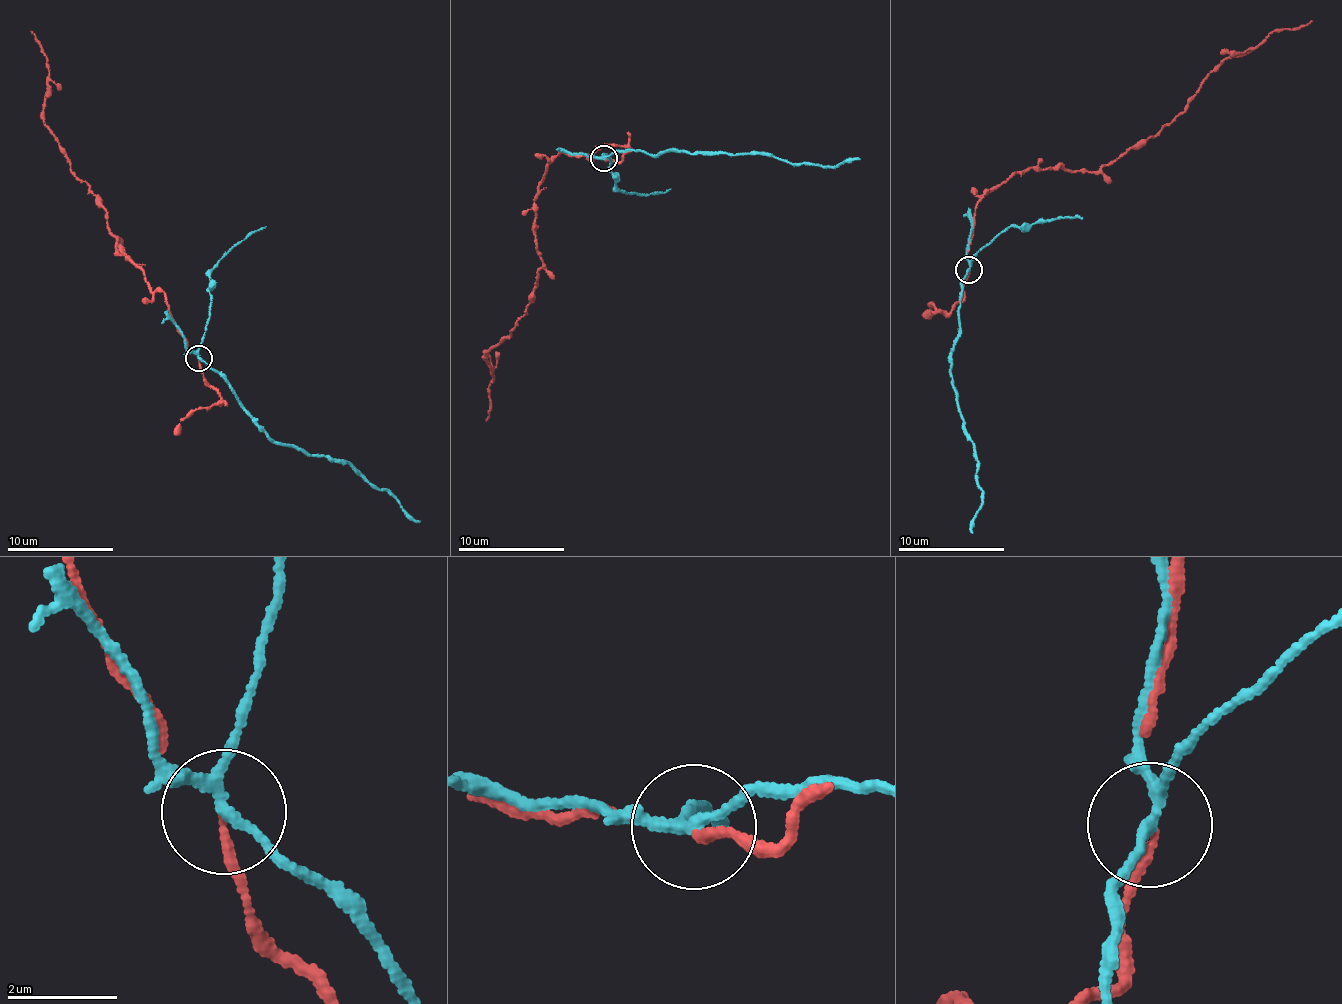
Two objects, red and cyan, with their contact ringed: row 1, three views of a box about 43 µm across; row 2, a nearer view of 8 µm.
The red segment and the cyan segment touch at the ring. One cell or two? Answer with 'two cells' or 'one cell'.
two cells

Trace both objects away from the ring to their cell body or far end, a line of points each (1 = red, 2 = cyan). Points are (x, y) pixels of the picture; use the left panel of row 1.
1: (198, 360), (166, 296), (119, 250), (105, 210), (46, 124), (49, 77), (30, 31)
2: (198, 357), (223, 378), (240, 407), (270, 437), (311, 454), (340, 458), (391, 494), (419, 521)

